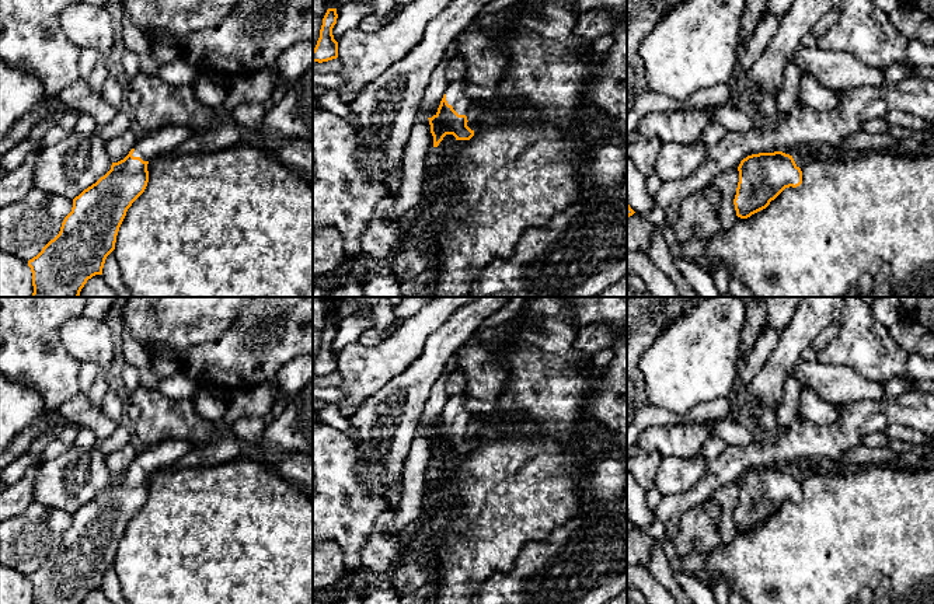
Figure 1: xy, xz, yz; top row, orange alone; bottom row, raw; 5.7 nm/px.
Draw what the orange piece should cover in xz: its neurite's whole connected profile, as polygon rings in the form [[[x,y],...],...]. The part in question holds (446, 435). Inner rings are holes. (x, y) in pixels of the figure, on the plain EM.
[[[459,394],[449,398],[438,426],[429,433],[433,461],[438,461],[446,448],[453,448],[456,454],[470,454],[477,441],[471,436],[475,413],[468,412],[466,402],[470,397]]]

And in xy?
[[[181,440],[149,446],[123,474],[112,476],[104,490],[76,510],[59,548],[28,575],[34,604],[81,604],[88,593],[102,589],[128,523],[147,500],[147,478],[194,447]]]

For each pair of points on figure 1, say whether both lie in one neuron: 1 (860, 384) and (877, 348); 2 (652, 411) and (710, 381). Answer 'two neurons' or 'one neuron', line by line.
1: two neurons
2: two neurons

